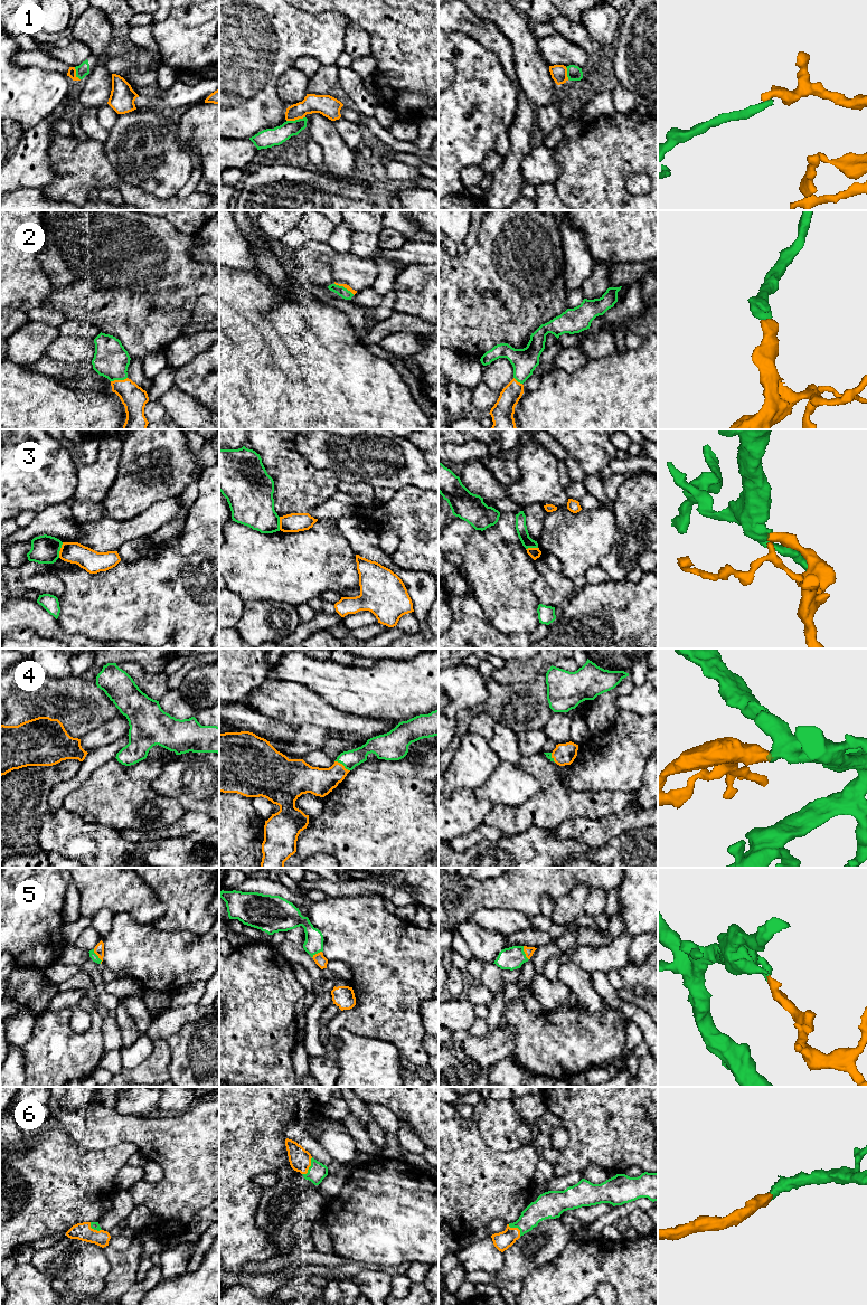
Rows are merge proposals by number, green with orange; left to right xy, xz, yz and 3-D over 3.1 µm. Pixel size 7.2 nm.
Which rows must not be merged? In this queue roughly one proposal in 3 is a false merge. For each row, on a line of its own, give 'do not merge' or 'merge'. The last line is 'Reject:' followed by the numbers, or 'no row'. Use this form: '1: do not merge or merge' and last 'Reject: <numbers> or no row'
1: do not merge
2: merge
3: do not merge
4: merge
5: merge
6: merge
Reject: 1, 3

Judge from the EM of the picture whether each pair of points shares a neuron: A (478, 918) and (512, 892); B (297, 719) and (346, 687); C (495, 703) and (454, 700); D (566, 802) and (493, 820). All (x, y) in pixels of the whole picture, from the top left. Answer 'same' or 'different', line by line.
A: different
B: different
C: different
D: same

